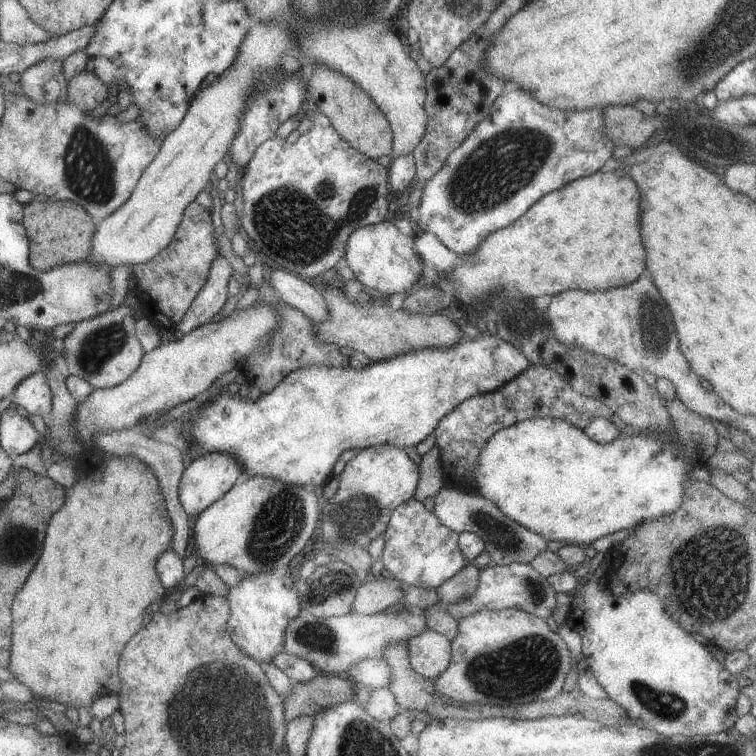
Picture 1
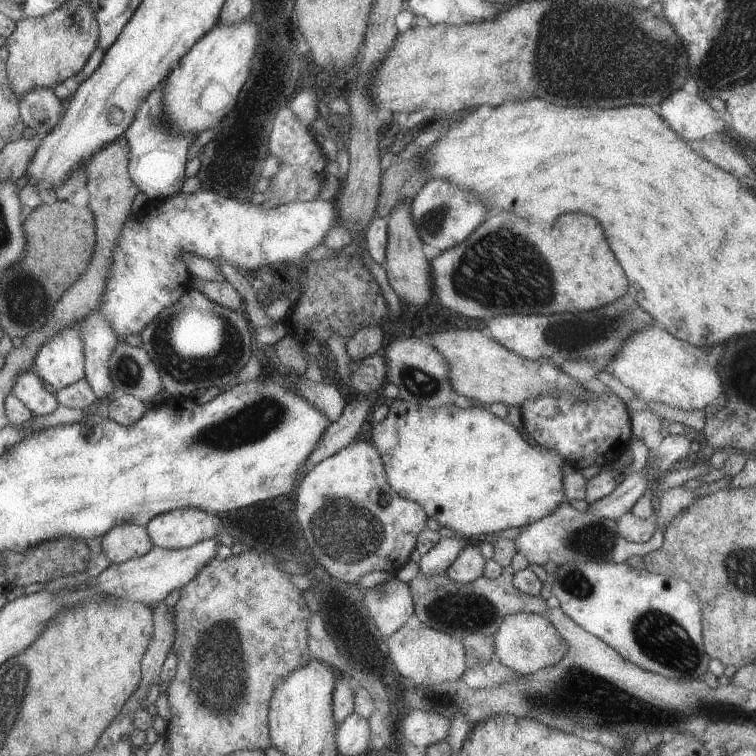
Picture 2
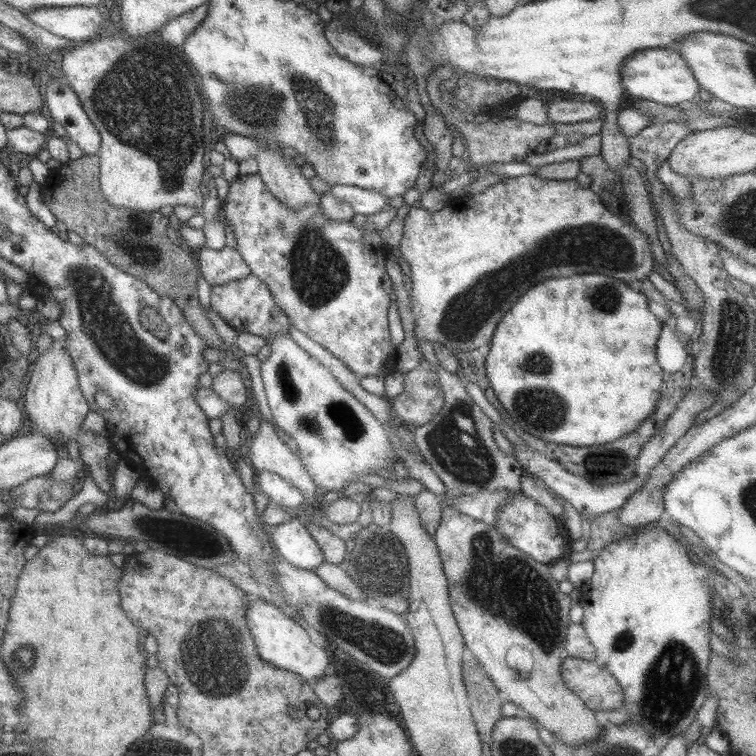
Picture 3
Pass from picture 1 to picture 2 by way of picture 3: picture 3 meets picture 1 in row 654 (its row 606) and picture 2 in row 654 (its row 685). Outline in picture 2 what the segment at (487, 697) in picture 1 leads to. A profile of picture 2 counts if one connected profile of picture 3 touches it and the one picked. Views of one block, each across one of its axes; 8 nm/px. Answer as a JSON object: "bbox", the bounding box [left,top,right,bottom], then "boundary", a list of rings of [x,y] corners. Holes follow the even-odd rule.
{"bbox":[493,613,567,675],"boundary":[[[517,613],[505,616],[495,629],[493,637],[493,652],[495,658],[511,668],[517,674],[526,675],[537,670],[556,665],[565,654],[567,644],[555,627],[540,614]]]}

